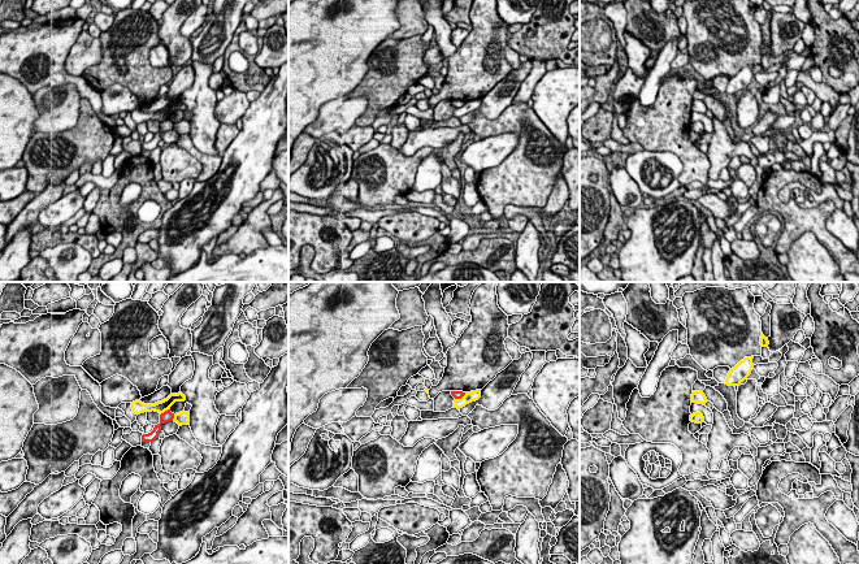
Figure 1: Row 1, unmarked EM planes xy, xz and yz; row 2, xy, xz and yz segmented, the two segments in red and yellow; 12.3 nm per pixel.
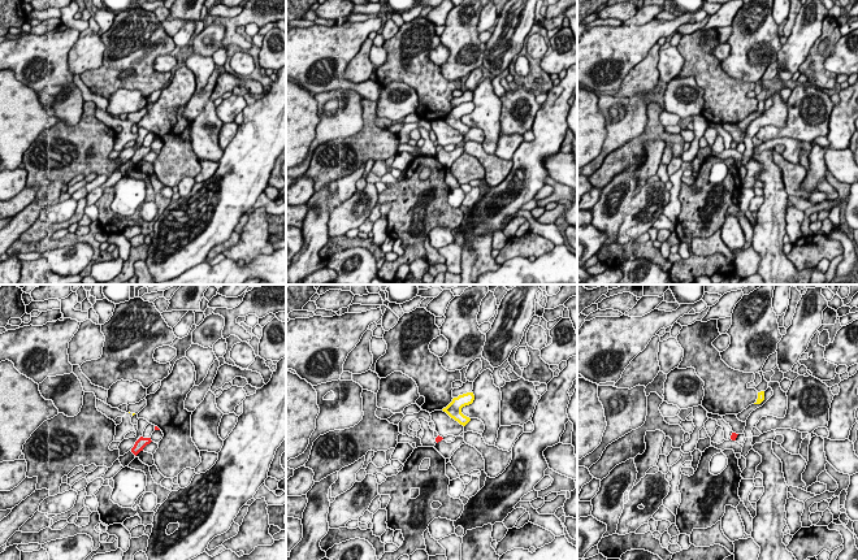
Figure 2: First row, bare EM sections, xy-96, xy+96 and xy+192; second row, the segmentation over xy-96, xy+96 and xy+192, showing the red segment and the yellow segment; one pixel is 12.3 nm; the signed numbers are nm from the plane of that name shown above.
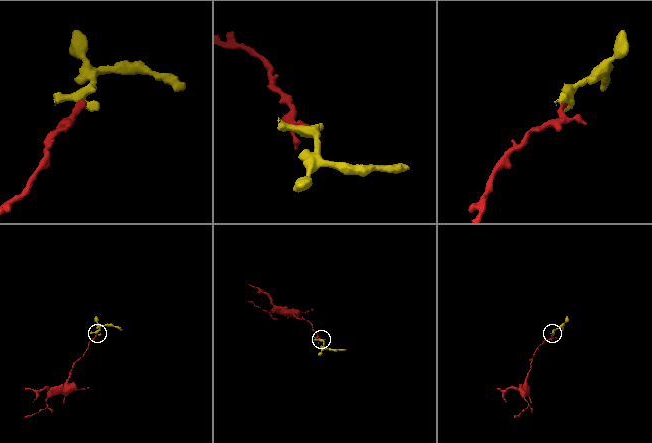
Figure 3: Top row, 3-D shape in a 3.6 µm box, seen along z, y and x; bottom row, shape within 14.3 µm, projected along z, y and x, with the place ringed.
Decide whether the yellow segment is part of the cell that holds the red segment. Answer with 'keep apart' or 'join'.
keep apart

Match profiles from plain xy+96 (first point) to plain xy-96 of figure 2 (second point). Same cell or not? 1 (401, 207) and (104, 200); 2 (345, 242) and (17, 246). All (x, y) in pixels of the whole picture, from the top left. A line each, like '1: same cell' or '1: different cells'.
1: same cell
2: same cell

